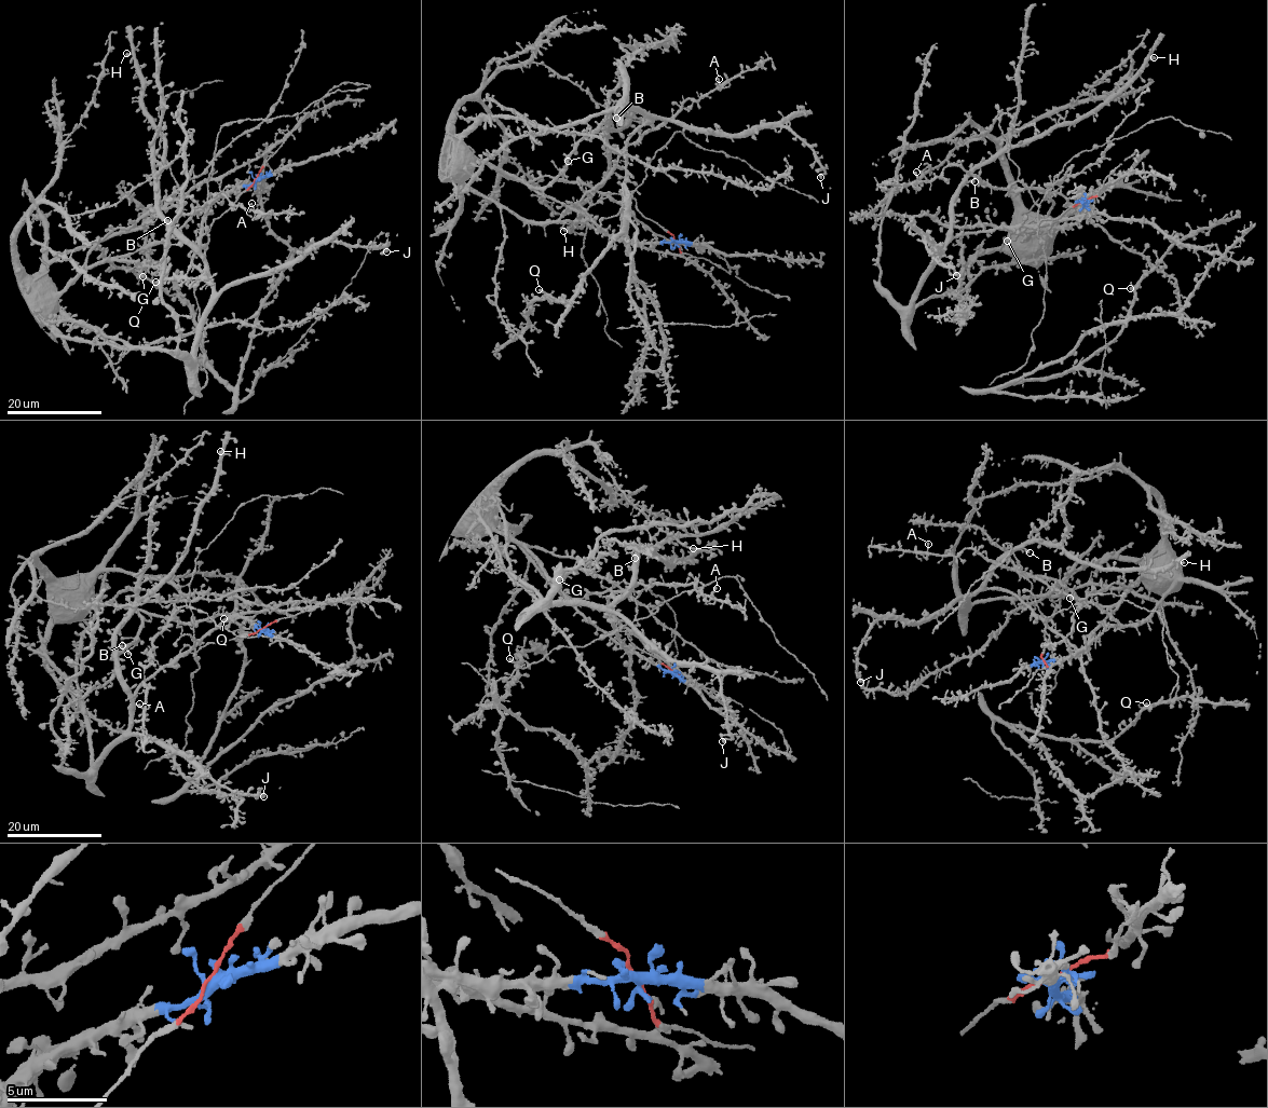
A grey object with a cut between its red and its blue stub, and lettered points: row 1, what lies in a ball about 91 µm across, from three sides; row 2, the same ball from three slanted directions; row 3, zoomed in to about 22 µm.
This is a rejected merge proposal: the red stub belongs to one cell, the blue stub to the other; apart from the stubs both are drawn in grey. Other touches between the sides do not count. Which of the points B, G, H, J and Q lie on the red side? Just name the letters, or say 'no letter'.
B, H, J, Q

